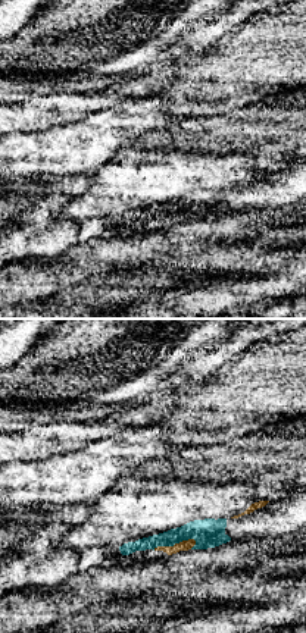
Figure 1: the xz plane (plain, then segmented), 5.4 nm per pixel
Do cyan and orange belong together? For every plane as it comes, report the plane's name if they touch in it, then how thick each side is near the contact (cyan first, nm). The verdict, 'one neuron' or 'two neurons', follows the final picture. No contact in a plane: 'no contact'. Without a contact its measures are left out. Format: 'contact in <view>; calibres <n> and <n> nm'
contact in xz; calibres 160 and 60 nm

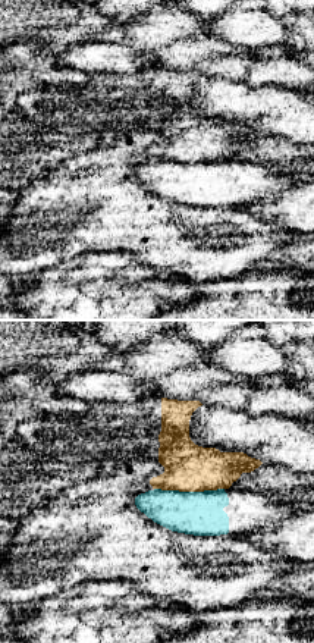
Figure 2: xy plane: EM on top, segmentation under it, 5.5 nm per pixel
contact in xy; calibres 240 and 260 nm

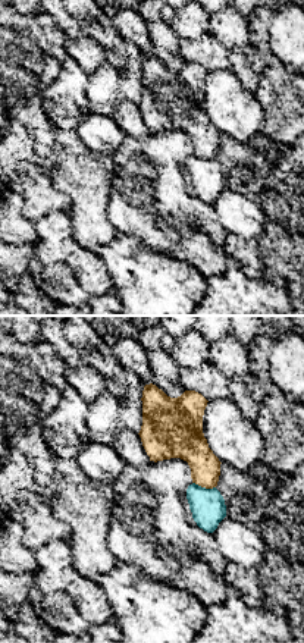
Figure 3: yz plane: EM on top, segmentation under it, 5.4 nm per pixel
contact in yz; calibres 190 and 180 nm

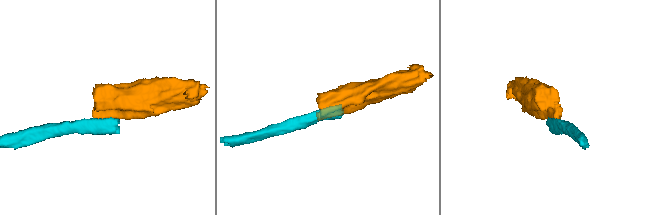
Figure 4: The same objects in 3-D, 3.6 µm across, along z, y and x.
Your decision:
two neurons

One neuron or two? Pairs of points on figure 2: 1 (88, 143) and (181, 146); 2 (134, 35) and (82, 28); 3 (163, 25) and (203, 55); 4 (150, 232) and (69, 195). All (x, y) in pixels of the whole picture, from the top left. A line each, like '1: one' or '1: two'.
1: two
2: two
3: two
4: one

